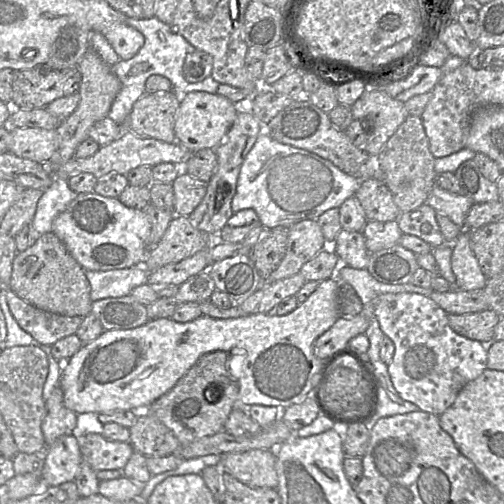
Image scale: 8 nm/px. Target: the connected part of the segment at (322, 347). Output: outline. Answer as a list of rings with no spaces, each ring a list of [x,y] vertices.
[[[363,313],[355,316],[339,316],[335,323],[315,340],[313,345],[315,356],[322,359],[348,345],[353,337],[365,333],[368,325],[368,318]]]

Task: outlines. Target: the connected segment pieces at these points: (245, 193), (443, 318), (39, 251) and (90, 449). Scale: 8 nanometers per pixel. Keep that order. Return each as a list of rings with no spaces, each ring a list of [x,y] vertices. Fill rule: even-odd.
[[[264,130],[241,166],[232,210],[236,213],[243,209],[253,209],[266,229],[289,227],[302,220],[317,220],[325,211],[339,208],[346,199],[355,195],[360,182],[359,178],[343,172],[331,161],[308,150],[280,143]]]
[[[418,293],[382,294],[375,298],[373,309],[382,332],[394,343],[393,359],[388,364],[392,384],[401,398],[415,404],[421,411],[441,415],[454,403],[461,389],[487,369],[487,344],[456,333],[449,325],[448,313],[429,296]]]
[[[53,232],[43,233],[13,260],[10,288],[23,300],[45,311],[85,317],[92,311],[91,286],[85,269]]]
[[[92,432],[78,438],[83,458],[95,471],[123,469],[134,453],[129,442],[113,441]]]

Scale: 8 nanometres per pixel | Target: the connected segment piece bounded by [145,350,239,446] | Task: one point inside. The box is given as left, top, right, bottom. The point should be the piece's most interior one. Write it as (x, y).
(198, 406)

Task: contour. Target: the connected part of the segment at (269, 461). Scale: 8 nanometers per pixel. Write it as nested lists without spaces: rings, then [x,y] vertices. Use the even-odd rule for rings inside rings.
[[[254,449],[240,453],[228,453],[222,456],[220,469],[251,487],[276,489],[278,476],[276,472],[274,450]]]

